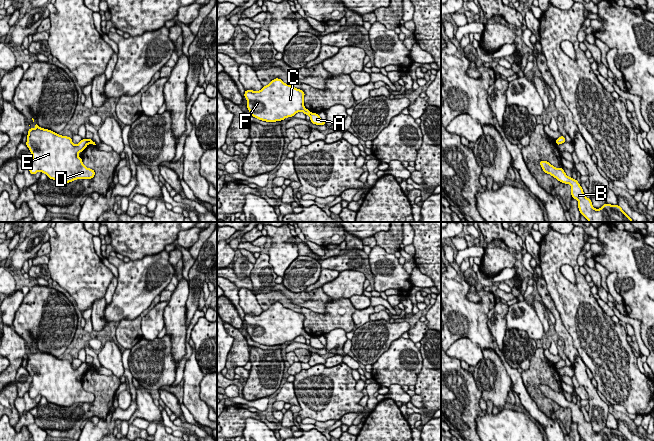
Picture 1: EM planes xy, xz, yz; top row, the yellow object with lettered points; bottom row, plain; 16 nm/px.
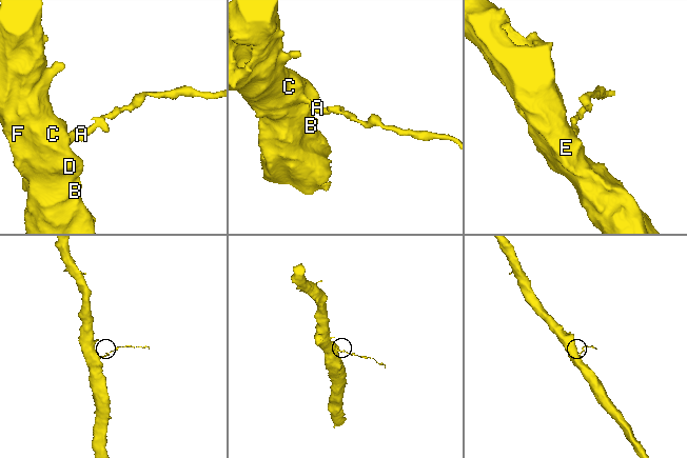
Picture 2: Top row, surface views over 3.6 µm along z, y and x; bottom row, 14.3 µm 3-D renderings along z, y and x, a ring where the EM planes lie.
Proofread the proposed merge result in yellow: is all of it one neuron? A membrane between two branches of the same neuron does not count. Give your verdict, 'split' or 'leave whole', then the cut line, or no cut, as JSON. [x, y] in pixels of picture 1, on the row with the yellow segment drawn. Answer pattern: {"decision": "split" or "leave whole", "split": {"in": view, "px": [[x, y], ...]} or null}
{"decision": "split", "split": {"in": "xz", "px": [[311, 113], [309, 115]]}}

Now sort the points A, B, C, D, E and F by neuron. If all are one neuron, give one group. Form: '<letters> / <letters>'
A / B C D E F

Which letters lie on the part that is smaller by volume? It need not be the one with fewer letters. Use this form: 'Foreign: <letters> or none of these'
Foreign: A

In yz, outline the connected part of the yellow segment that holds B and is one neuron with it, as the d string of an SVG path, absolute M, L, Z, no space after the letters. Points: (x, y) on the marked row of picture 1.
M544 160L540 161L540 166L545 173L571 186L572 198L578 201L580 214L589 222L633 222L619 205L605 203L600 209L594 208L591 199L584 195L583 189L578 181L572 177L568 177L563 168L556 168Z

